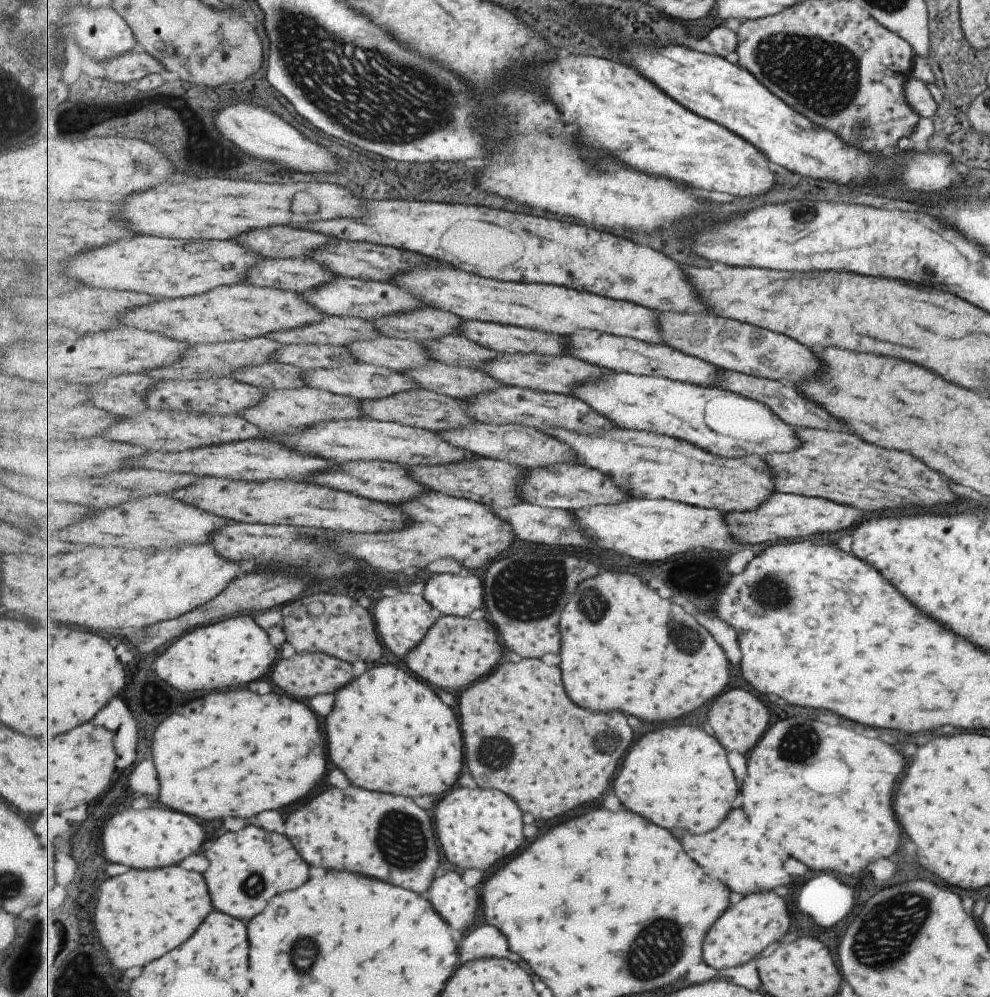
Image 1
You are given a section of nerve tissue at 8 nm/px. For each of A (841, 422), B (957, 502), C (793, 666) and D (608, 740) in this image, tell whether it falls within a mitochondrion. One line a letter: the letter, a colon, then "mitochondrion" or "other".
A: other
B: other
C: other
D: mitochondrion

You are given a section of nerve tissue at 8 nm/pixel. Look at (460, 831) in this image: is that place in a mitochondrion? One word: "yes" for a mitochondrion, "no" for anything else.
no

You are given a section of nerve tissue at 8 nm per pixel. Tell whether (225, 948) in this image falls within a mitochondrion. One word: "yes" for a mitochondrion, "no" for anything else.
no

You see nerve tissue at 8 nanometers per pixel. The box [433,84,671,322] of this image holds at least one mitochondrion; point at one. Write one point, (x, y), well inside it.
(591, 169)

